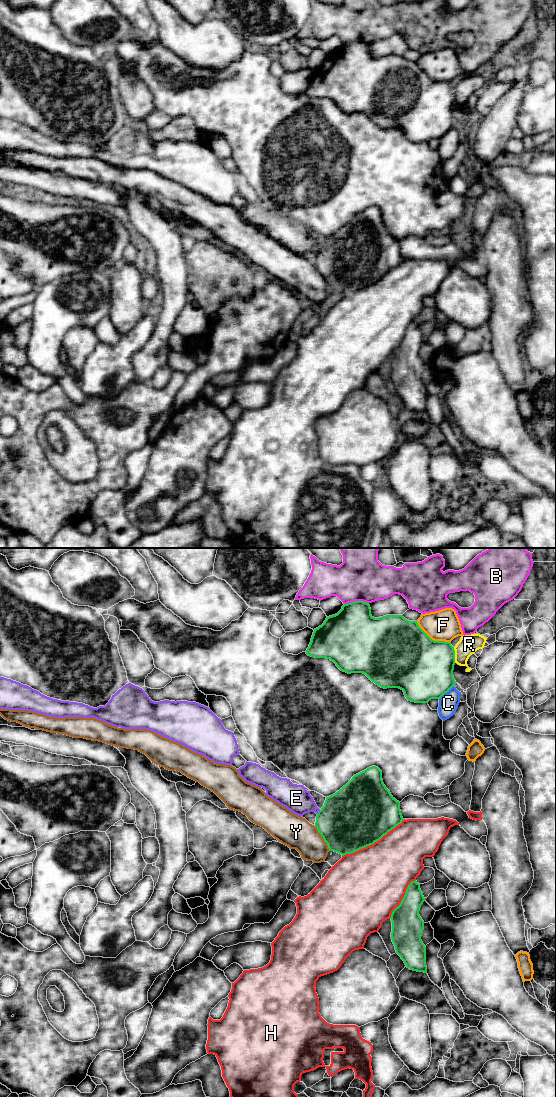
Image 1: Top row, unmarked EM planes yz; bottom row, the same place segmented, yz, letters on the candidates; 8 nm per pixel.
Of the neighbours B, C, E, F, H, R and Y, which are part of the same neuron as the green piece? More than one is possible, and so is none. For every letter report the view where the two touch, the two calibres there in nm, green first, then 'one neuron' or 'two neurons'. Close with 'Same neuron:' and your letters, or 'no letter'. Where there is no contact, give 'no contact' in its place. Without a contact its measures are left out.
B: meets green in yz; 400 nm thick on the green side, 380 nm on the other; two neurons
C: meets green in yz; 460 nm thick on the green side, 160 nm on the other; two neurons
E: meets green in yz; 460 nm thick on the green side, 220 nm on the other; two neurons
F: meets green in yz; 500 nm thick on the green side, 260 nm on the other; two neurons
H: meets green in yz; 500 nm thick on the green side, 480 nm on the other; two neurons
R: meets green in yz; 440 nm thick on the green side, 160 nm on the other; two neurons
Y: meets green in yz; 480 nm thick on the green side, 260 nm on the other; two neurons
Same neuron: no letter

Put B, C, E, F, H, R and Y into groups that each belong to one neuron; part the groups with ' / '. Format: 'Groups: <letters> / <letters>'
Groups: B / C R / E / F / H / Y

